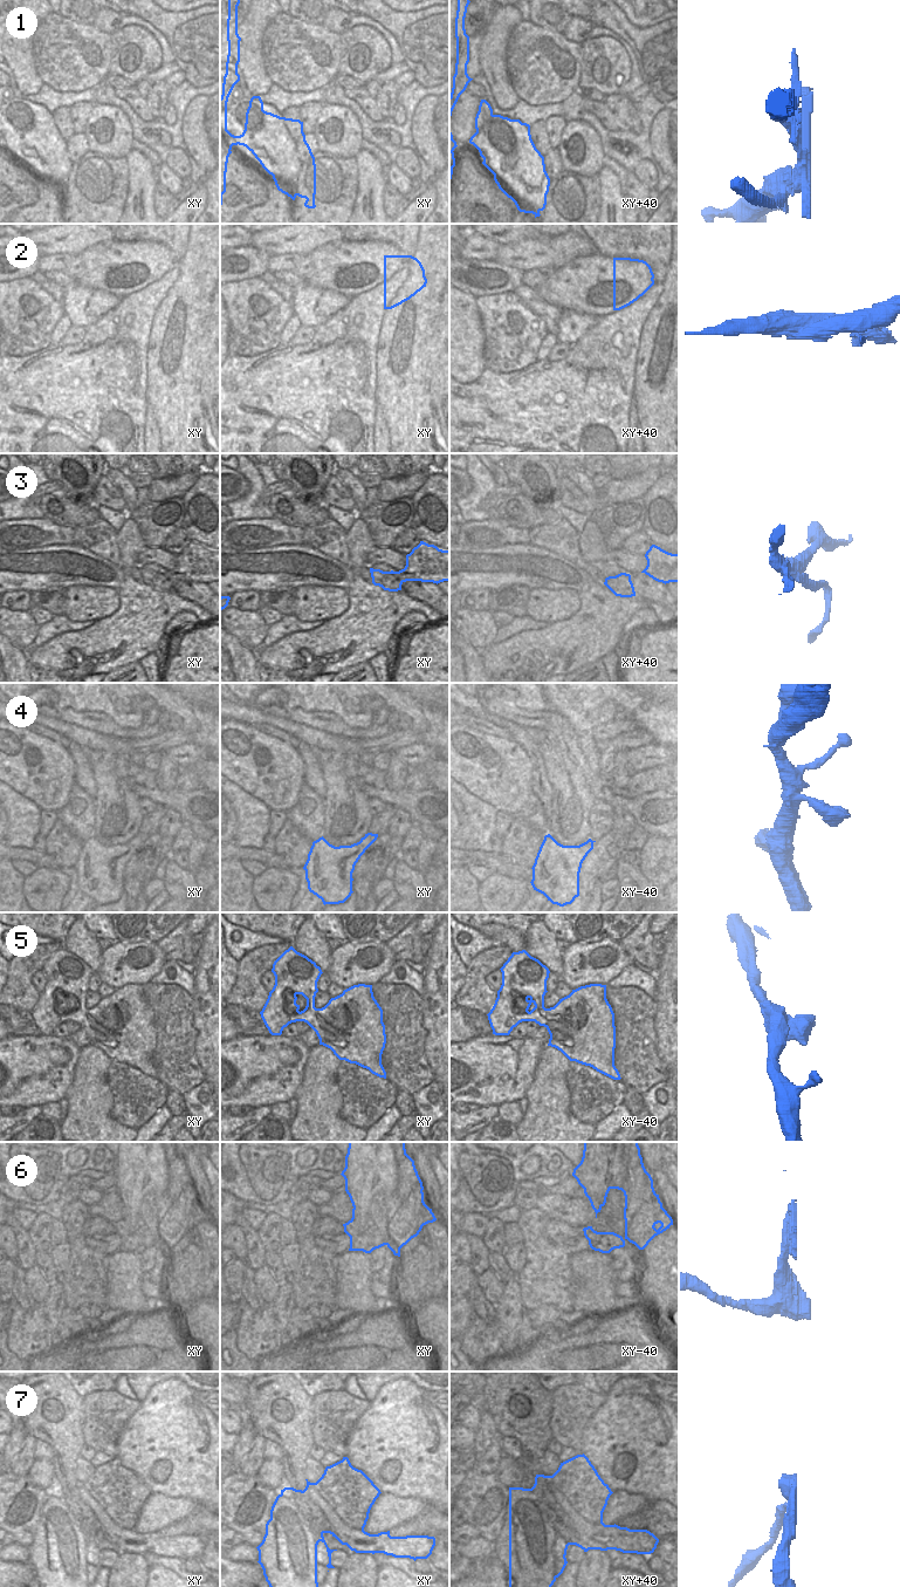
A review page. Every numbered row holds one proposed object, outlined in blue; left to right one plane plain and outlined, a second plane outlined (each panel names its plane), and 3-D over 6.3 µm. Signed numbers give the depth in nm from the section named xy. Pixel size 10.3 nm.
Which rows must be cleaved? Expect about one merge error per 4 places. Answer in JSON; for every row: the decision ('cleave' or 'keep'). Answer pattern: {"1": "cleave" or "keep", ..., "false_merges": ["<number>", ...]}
{"1": "keep", "2": "cleave", "3": "cleave", "4": "keep", "5": "keep", "6": "keep", "7": "cleave", "false_merges": ["2", "3", "7"]}

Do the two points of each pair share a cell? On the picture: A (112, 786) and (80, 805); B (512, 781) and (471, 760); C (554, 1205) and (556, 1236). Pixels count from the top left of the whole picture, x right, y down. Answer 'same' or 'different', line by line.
A: different
B: same
C: different

